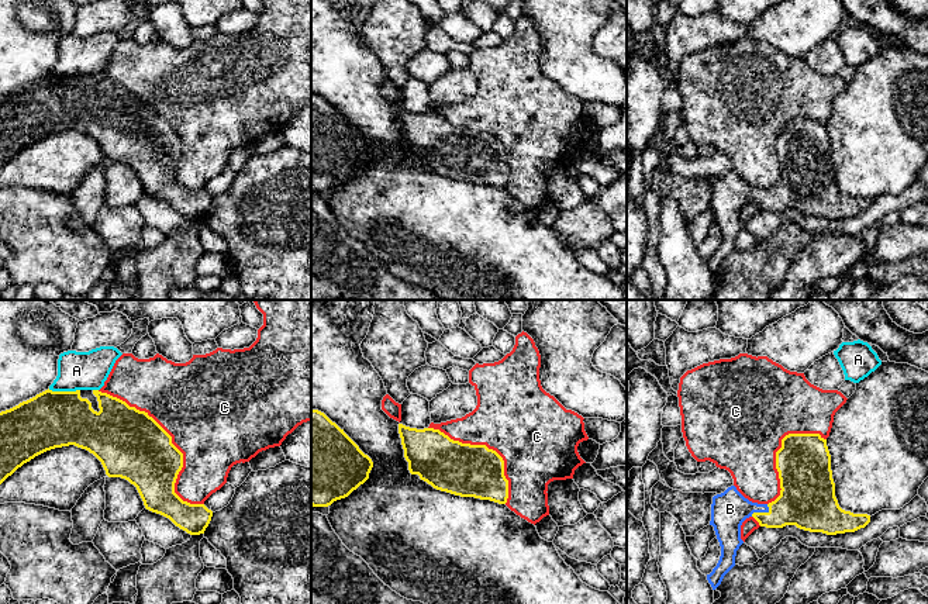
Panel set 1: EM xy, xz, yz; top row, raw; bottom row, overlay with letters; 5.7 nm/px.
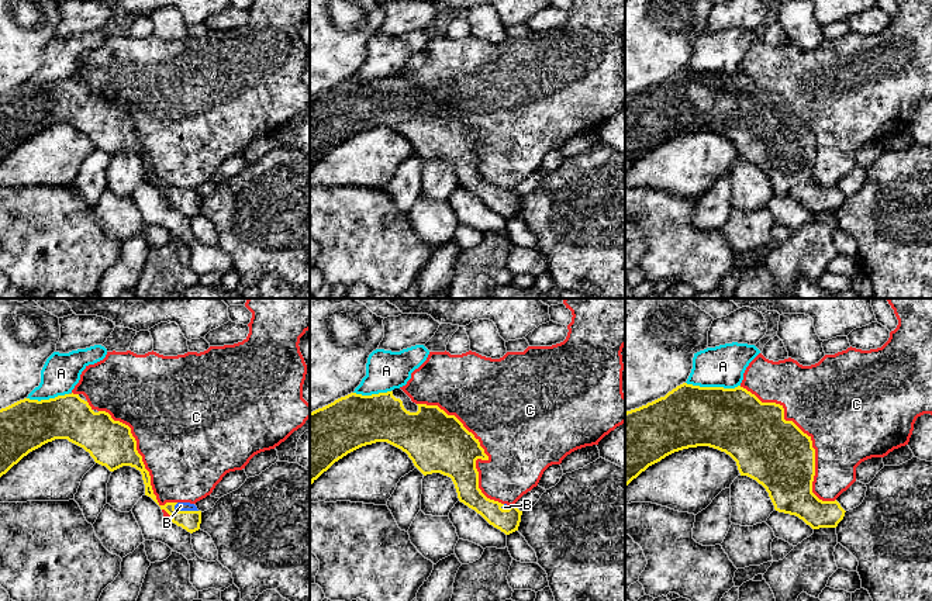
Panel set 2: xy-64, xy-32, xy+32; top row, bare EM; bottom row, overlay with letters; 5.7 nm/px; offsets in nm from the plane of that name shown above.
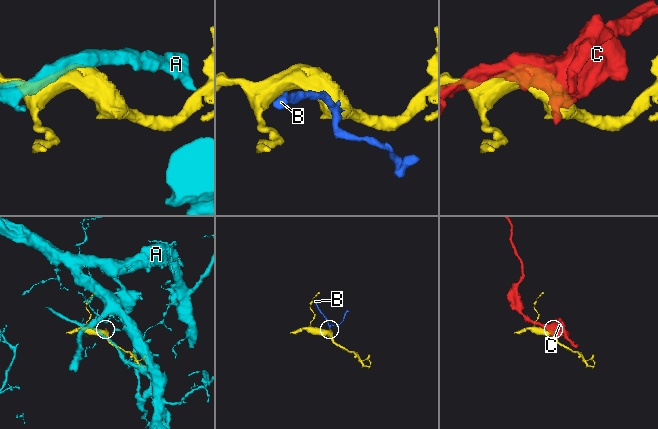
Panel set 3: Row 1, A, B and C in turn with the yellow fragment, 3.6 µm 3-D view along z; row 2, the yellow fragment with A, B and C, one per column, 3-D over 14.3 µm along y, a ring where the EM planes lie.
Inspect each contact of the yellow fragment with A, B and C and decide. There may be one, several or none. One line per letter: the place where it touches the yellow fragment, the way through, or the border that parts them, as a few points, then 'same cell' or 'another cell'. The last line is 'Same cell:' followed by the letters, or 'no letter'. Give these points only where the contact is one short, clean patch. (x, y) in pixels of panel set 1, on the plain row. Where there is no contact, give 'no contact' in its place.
A: contact xy (64, 76); another cell
B: contact yz (762, 197); way yz (804, 186), (780, 197), (762, 197), (749, 193), (730, 193); same cell
C: contact xy (171, 127); another cell
Same cell: B

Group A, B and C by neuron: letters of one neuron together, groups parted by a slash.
A / B / C

